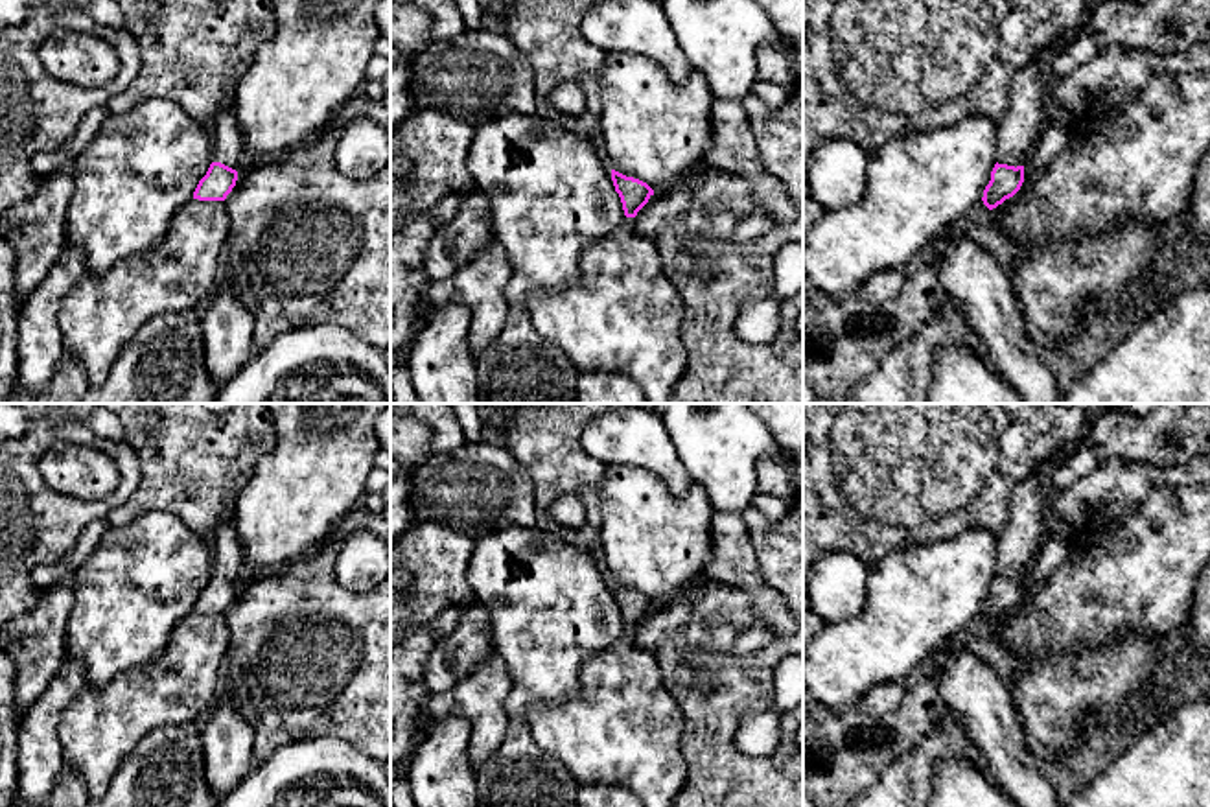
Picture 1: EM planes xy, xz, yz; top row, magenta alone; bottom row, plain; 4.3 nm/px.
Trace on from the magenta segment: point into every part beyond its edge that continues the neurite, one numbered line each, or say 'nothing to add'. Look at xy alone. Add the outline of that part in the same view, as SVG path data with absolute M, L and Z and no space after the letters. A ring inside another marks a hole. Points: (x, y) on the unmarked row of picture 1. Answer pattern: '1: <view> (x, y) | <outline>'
1: xy (227, 561) | M236 501L230 507L230 518L223 521L212 540L212 575L221 575L238 586L243 582L243 555L234 529Z

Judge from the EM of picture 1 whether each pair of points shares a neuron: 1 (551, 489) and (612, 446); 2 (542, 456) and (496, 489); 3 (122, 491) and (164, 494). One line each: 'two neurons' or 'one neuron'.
1: two neurons
2: two neurons
3: two neurons

